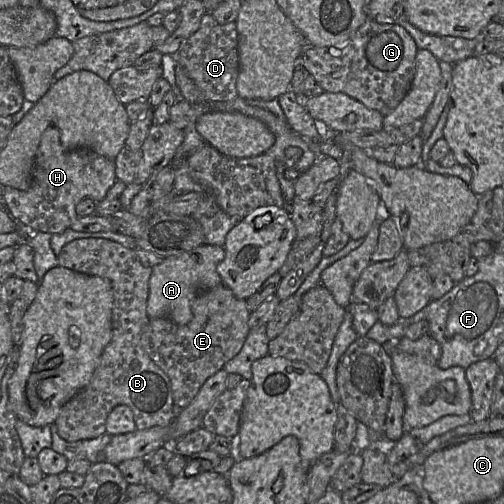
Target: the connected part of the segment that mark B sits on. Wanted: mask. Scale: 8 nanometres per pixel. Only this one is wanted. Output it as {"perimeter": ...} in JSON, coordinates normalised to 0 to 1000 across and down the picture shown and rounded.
{"perimeter":[[[155,472],[125,488],[113,506],[119,528],[159,542],[196,548],[218,558],[224,579],[222,669],[200,706],[179,758],[137,794],[111,829],[115,861],[133,877],[194,869],[210,859],[210,833],[220,813],[234,804],[258,808],[266,821],[270,851],[335,845],[347,831],[343,786],[335,748],[294,706],[280,685],[280,665],[296,639],[292,597],[302,532],[286,530],[270,498],[206,472]]]}

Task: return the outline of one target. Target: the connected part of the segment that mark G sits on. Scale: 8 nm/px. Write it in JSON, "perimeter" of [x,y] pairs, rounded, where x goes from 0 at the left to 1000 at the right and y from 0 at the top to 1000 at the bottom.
{"perimeter":[[[730,34],[728,40],[716,50],[704,65],[679,89],[663,89],[655,93],[625,93],[609,91],[603,103],[597,107],[597,127],[607,135],[607,139],[625,155],[629,165],[641,175],[643,181],[663,183],[663,185],[685,185],[700,196],[716,202],[726,212],[754,222],[760,230],[774,226],[800,198],[800,194],[812,183],[817,163],[825,143],[825,107],[829,103],[829,93],[815,73],[815,69],[792,48],[754,48]]]}

